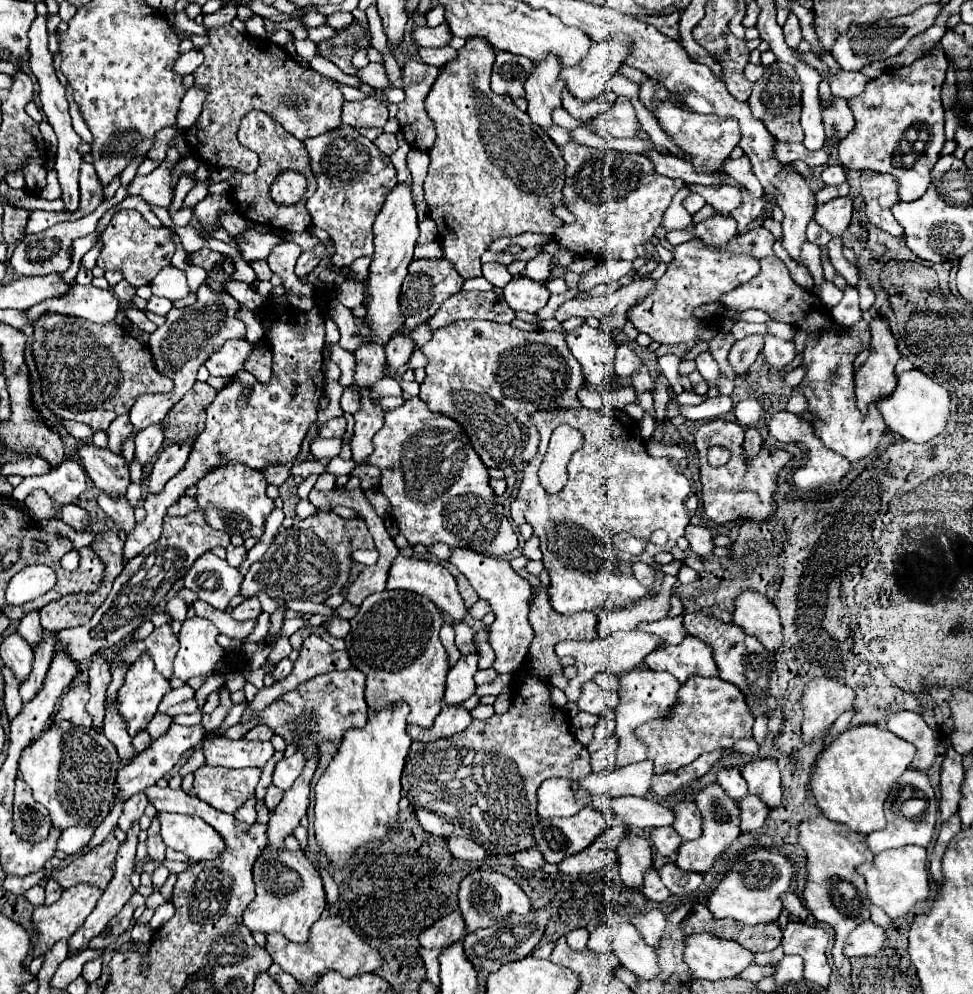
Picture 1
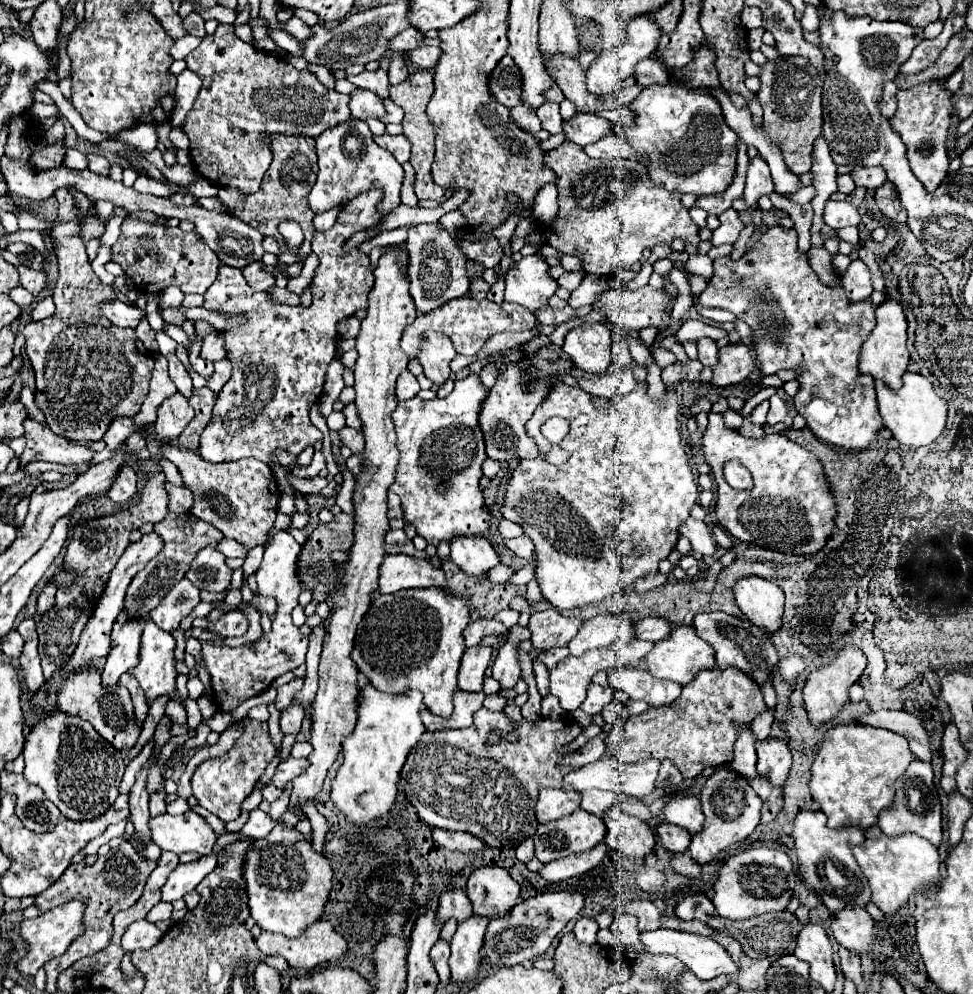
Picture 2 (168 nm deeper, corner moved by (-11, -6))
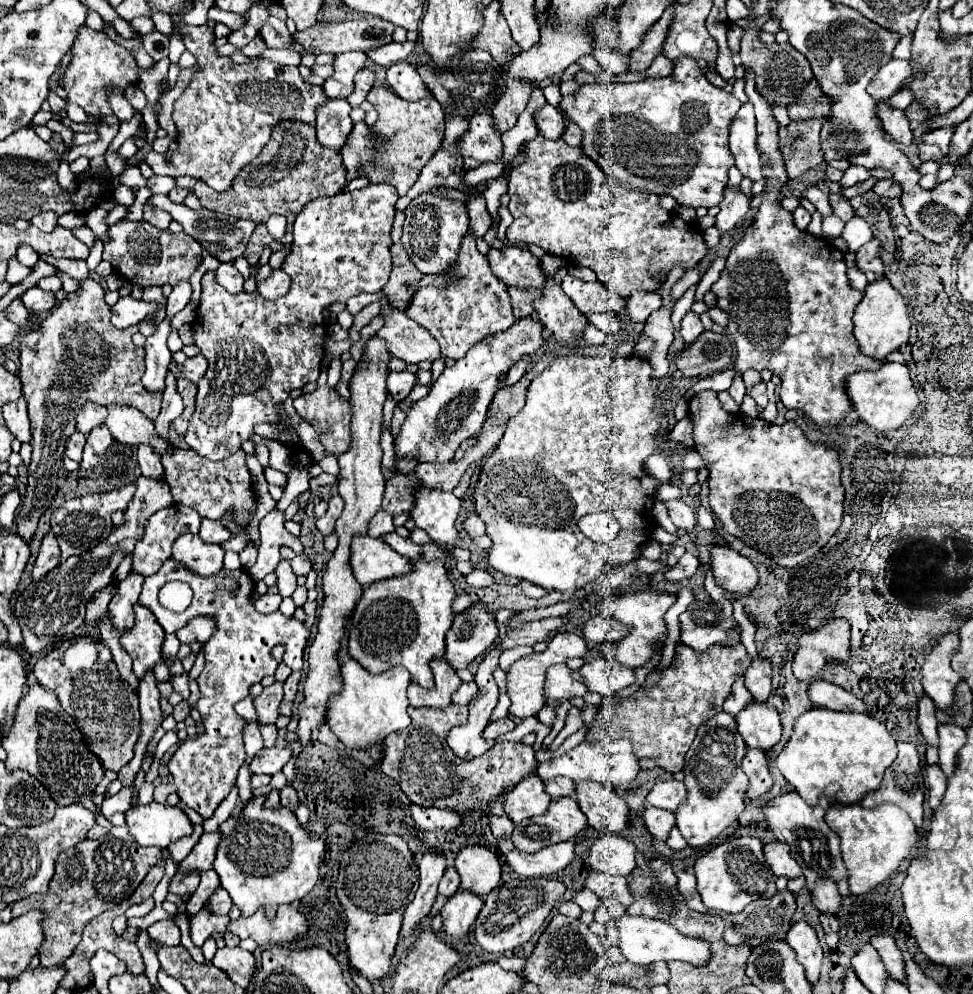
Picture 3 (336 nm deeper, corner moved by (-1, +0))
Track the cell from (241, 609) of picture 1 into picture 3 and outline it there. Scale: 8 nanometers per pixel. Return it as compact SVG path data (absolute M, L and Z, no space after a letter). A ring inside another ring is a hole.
M197 617L197 619L191 619L191 621L189 621L183 629L179 629L175 635L177 635L177 639L179 639L181 643L185 643L185 645L191 645L193 641L205 643L205 641L213 635L213 631L215 631L213 625L215 625L213 619L209 619L209 617Z

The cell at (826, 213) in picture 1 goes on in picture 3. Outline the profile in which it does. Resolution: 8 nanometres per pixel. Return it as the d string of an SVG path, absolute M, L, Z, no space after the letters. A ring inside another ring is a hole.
M813 185L813 187L807 187L807 189L803 191L803 197L805 197L805 199L809 199L809 201L817 207L817 211L819 211L823 217L833 215L833 209L831 209L831 205L829 205L827 193L823 193L821 189L817 189L815 185Z

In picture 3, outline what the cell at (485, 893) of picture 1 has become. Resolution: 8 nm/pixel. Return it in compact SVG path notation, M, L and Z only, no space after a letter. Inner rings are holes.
M467 845L455 857L455 867L461 875L461 889L489 895L501 883L501 865L493 851L481 845Z

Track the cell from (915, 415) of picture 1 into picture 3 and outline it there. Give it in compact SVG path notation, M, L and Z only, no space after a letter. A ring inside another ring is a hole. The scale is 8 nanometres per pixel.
M887 361L877 371L853 373L845 381L845 391L853 403L853 409L859 415L859 419L877 431L899 429L901 425L909 423L919 409L919 399L917 399L913 381L909 377L909 369L907 369L907 365L901 365L901 363Z

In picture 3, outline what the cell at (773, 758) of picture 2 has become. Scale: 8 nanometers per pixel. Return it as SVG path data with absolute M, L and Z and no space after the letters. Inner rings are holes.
M767 701L747 703L737 713L737 725L739 725L739 733L747 743L747 749L759 747L767 751L781 739L779 713Z

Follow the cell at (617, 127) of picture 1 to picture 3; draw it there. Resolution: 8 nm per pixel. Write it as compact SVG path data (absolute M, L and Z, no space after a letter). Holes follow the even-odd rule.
M545 103L543 107L539 107L533 113L533 119L535 119L537 131L543 137L547 137L547 139L561 139L567 119L565 119L565 115L561 111L557 111L557 107Z

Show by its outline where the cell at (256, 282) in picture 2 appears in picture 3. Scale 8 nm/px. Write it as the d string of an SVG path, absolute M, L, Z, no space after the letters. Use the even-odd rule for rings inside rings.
M221 263L219 269L215 271L215 279L219 285L223 285L231 293L239 293L243 289L243 277L241 273L233 267L233 263Z

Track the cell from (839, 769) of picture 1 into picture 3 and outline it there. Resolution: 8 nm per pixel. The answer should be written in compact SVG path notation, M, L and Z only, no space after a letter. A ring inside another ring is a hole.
M815 707L795 721L793 735L777 755L775 765L809 805L815 805L819 795L839 803L857 803L865 793L879 787L883 773L891 767L895 757L895 739L885 725L871 715Z

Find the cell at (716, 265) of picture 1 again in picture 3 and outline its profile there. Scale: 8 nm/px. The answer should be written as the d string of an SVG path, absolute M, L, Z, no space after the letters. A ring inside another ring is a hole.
M563 277L561 287L581 313L589 313L589 311L607 313L609 311L609 313L619 315L627 307L625 299L621 299L615 293L609 293L609 289L603 287L599 281L585 283L577 277Z

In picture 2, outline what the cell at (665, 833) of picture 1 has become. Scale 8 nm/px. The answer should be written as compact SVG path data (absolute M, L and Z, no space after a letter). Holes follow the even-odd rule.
M661 823L657 827L657 835L659 835L661 845L671 853L683 853L683 851L687 851L687 847L691 843L691 835L685 829L671 825L671 823Z

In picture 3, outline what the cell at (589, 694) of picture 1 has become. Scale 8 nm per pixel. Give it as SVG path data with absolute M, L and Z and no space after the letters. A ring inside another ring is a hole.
M565 663L553 665L545 677L545 697L551 699L571 699L587 693L587 687L571 677L571 669Z

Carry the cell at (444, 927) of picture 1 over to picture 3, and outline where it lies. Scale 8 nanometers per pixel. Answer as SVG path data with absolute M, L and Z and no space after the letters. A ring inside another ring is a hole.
M449 865L439 883L439 893L445 897L451 897L457 893L457 889L459 889L459 875L457 875L457 869L453 865Z

